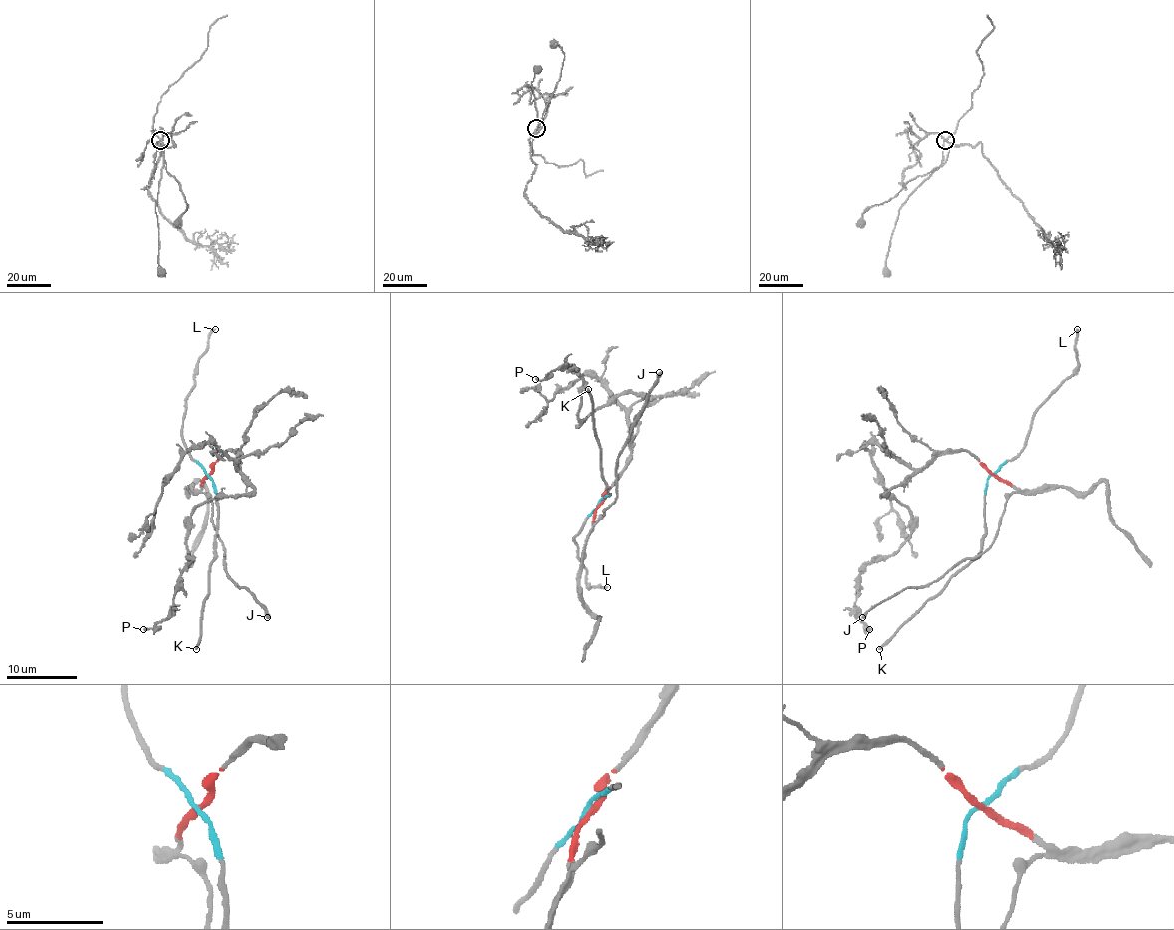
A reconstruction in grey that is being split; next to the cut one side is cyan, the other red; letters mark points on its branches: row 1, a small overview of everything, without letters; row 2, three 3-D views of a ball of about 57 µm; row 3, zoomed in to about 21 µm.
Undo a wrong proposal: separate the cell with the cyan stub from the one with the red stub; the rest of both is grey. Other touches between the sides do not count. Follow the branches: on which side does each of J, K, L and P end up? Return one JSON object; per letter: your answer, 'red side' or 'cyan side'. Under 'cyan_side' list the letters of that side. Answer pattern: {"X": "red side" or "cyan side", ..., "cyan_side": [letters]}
{"J": "red side", "K": "cyan side", "L": "cyan side", "P": "red side", "cyan_side": ["K", "L"]}

